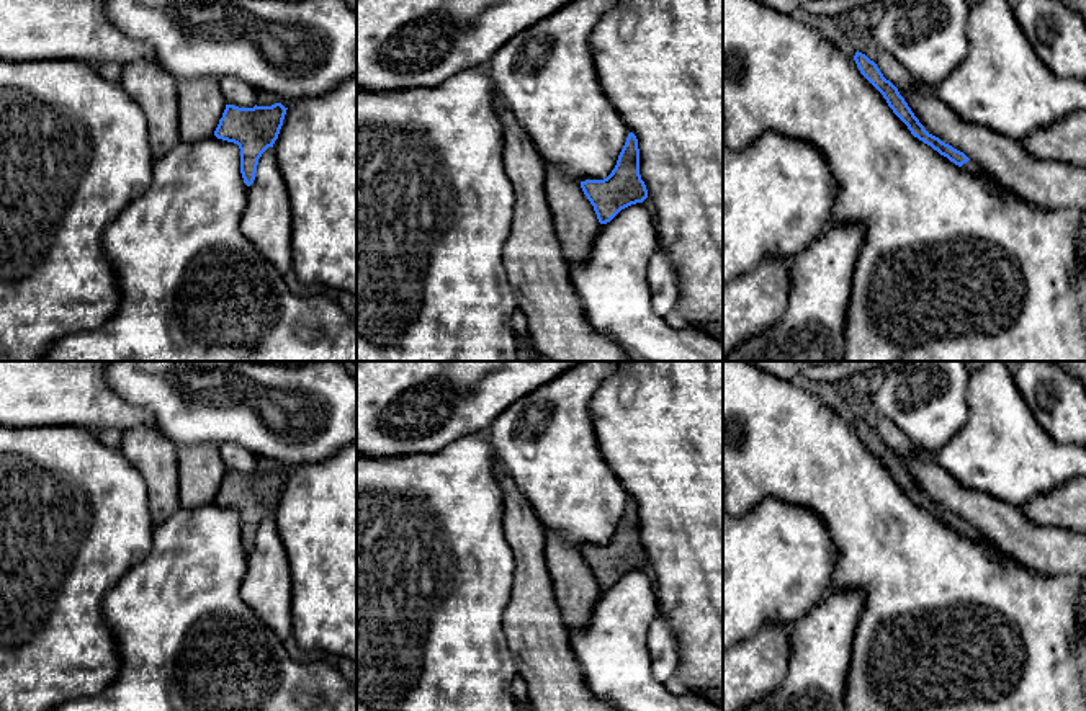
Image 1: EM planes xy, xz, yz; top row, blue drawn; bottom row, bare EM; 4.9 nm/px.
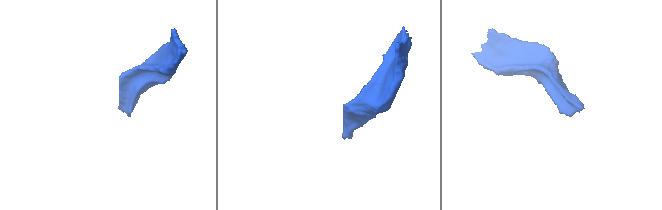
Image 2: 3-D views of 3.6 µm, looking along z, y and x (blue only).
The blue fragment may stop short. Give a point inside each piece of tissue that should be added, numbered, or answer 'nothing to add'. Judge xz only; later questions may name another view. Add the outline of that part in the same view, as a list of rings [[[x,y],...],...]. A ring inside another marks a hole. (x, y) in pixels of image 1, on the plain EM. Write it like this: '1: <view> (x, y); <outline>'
nothing to add

